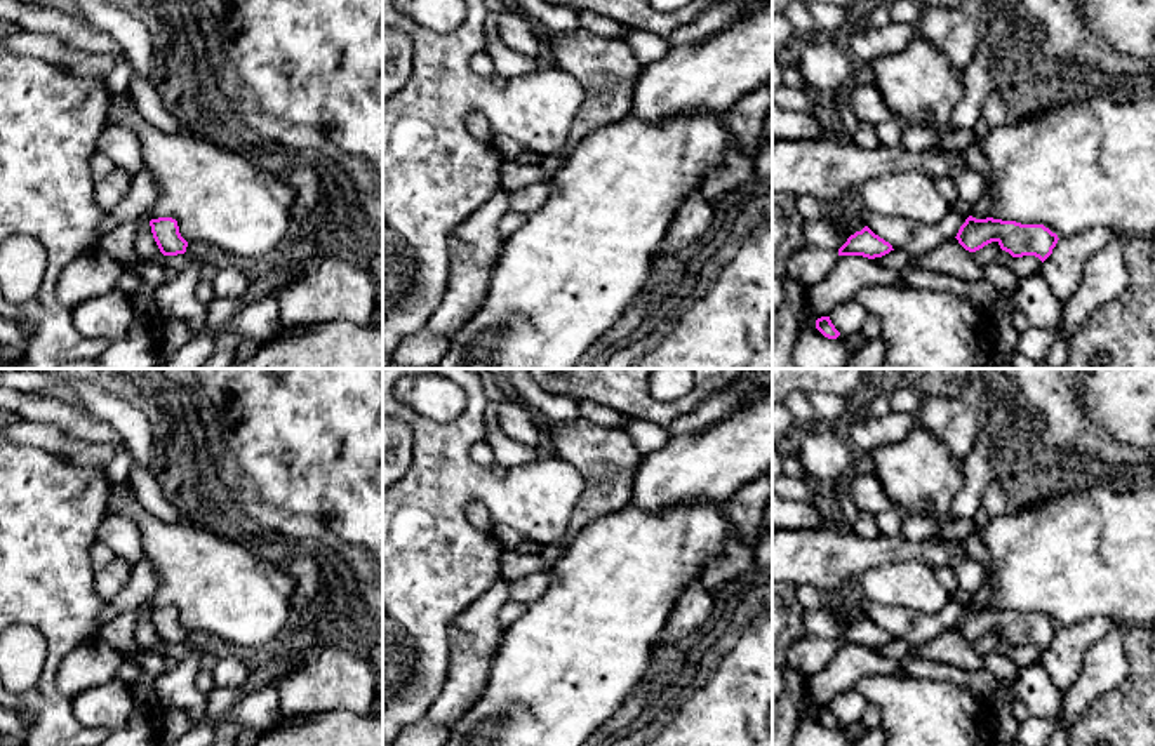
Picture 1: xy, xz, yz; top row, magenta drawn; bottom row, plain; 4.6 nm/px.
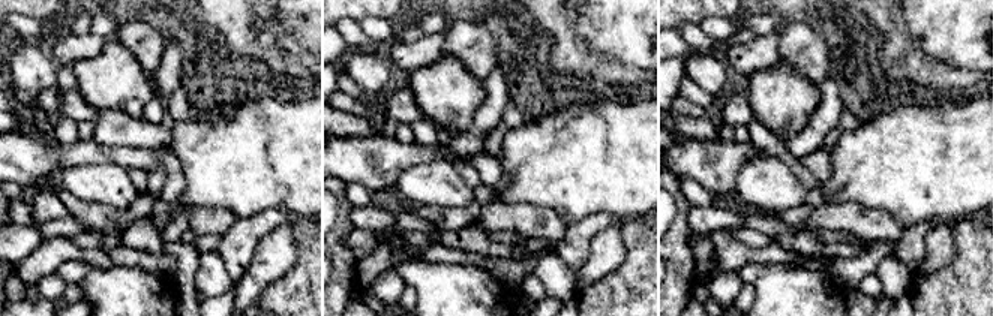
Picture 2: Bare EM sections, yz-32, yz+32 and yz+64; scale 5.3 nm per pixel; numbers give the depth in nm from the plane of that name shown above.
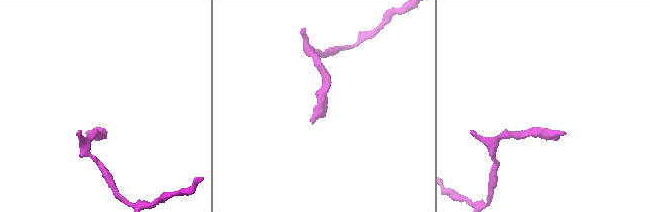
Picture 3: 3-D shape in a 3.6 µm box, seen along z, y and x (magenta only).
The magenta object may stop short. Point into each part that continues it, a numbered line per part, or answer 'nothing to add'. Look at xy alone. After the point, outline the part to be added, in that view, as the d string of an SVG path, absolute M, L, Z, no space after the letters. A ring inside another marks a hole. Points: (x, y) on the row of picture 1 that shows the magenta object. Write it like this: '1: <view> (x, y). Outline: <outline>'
nothing to add

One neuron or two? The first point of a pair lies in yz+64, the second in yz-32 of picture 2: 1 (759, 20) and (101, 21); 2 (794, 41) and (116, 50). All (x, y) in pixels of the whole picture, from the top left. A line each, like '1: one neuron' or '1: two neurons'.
1: one neuron
2: two neurons

